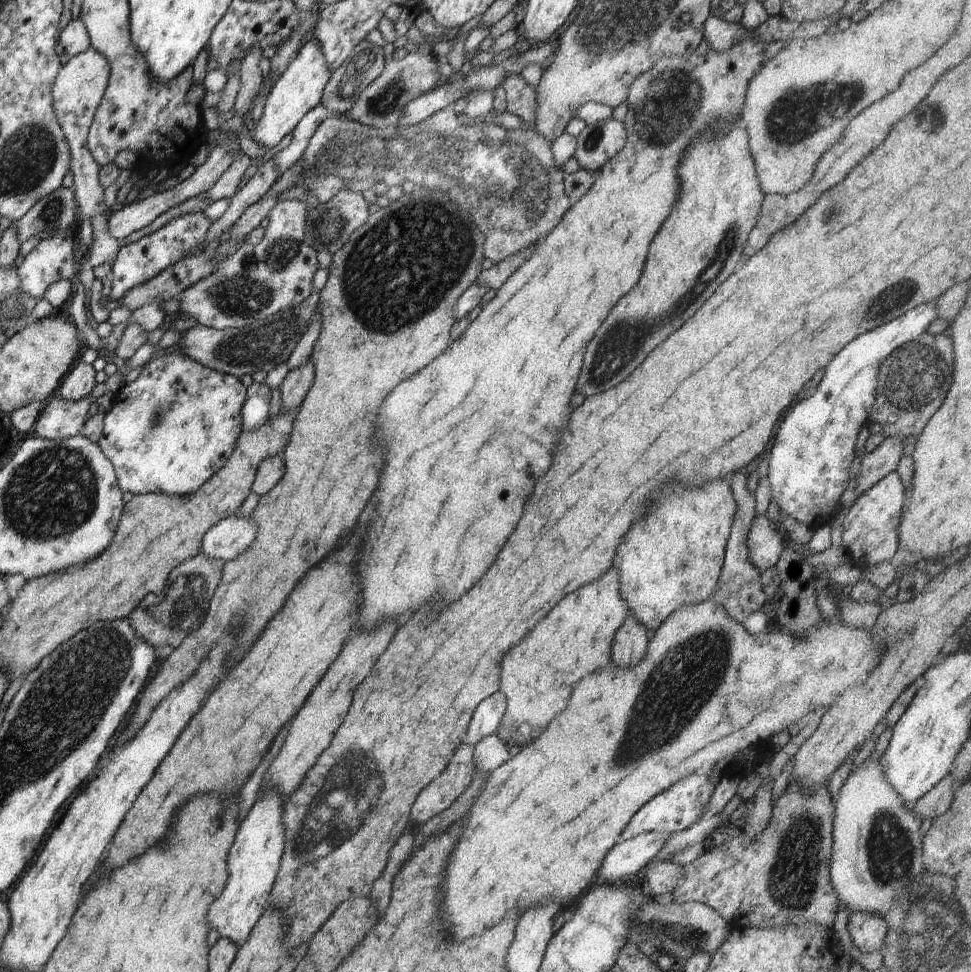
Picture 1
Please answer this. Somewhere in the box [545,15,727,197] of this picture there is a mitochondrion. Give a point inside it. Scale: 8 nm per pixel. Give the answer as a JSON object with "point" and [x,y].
{"point":[661,117]}

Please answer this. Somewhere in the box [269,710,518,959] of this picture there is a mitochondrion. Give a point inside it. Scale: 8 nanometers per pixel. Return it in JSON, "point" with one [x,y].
{"point":[340,794]}

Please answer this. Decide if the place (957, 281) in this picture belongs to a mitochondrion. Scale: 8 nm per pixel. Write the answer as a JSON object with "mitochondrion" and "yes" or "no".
{"mitochondrion":"no"}

